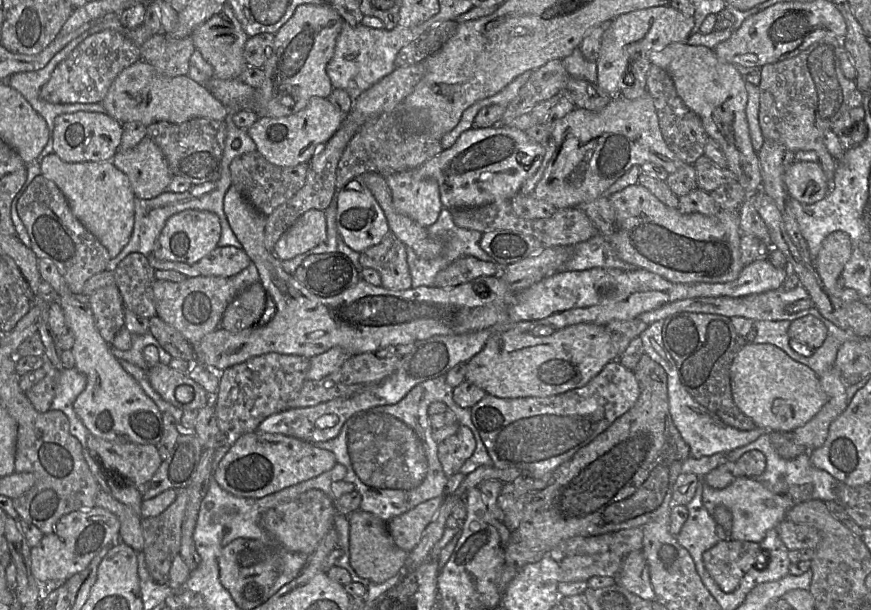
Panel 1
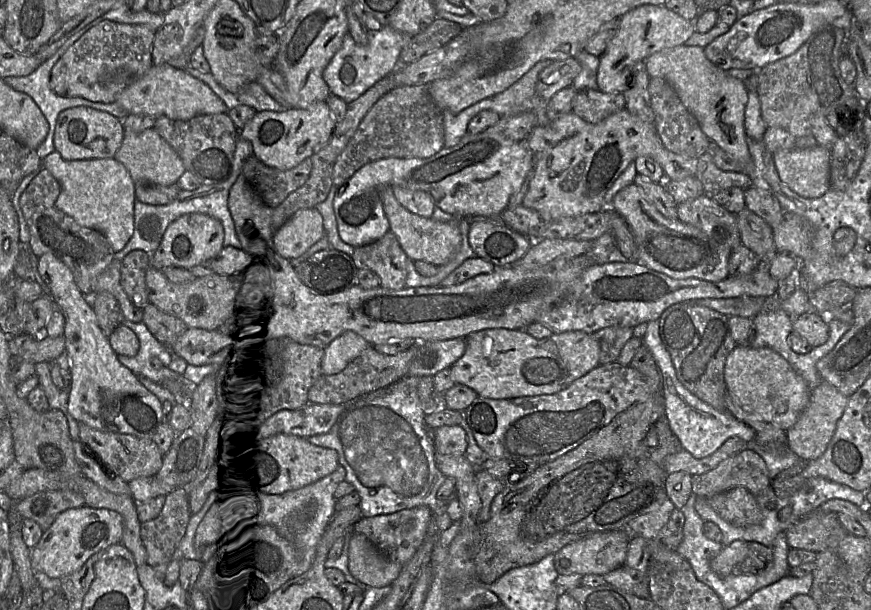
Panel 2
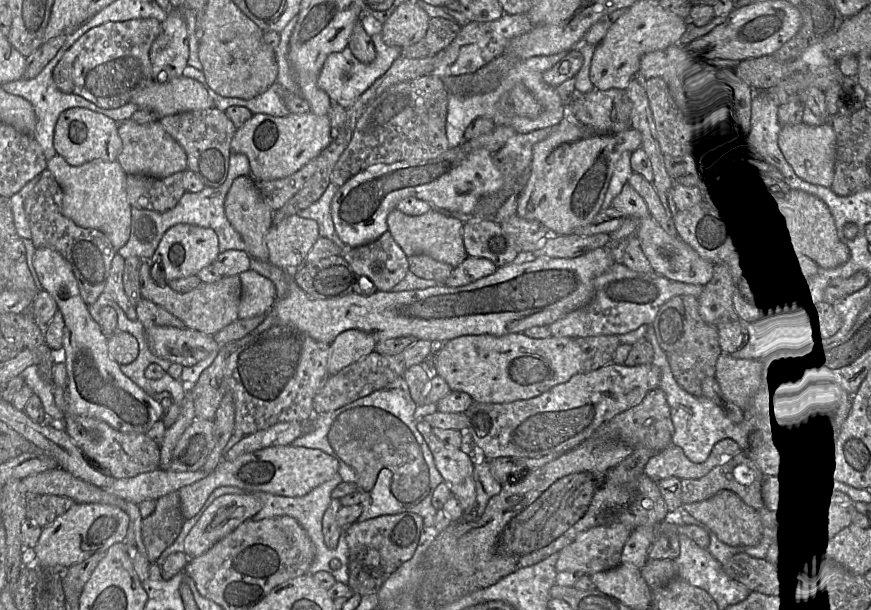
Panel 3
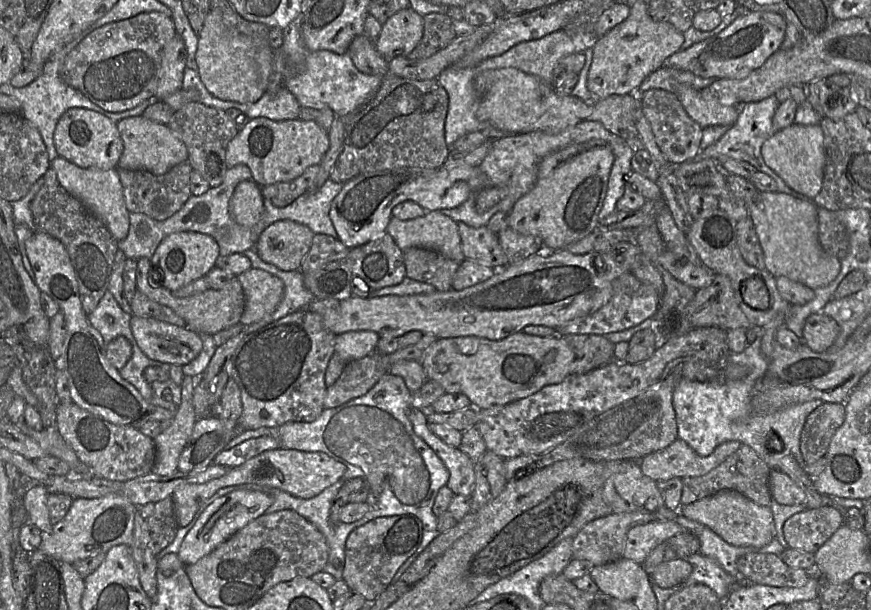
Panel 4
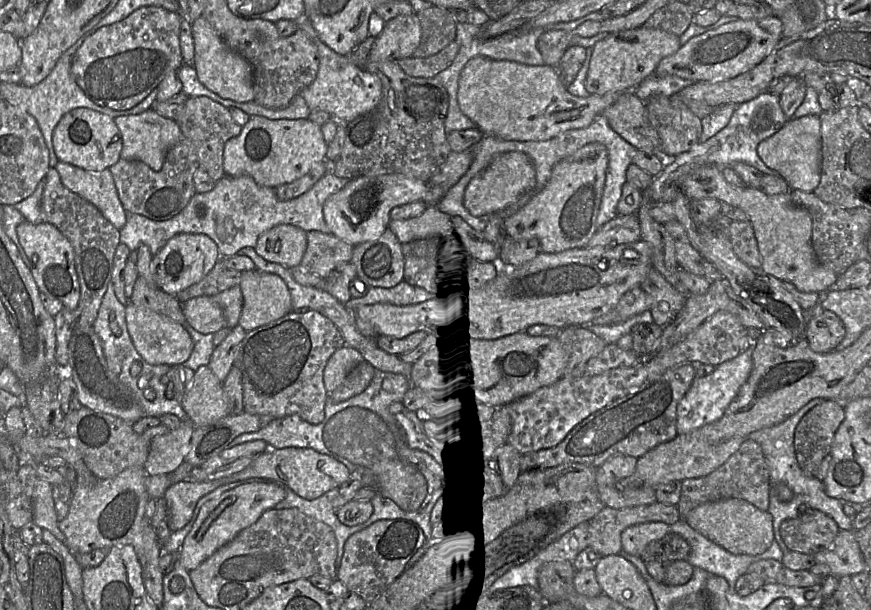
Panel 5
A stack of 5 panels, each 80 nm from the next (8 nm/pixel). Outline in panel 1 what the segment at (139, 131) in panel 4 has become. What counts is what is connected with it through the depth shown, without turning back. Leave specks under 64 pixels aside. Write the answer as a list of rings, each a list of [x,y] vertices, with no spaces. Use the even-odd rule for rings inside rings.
[[[148,136],[129,150],[118,150],[112,161],[127,175],[137,198],[152,199],[168,191],[173,174],[161,149]]]

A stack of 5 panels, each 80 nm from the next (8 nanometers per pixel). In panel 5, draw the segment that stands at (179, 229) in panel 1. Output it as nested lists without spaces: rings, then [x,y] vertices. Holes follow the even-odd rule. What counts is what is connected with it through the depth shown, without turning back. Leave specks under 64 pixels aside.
[[[178,234],[169,239],[155,254],[151,262],[151,273],[156,285],[169,295],[198,283],[206,277],[220,260],[217,244],[205,234]]]

